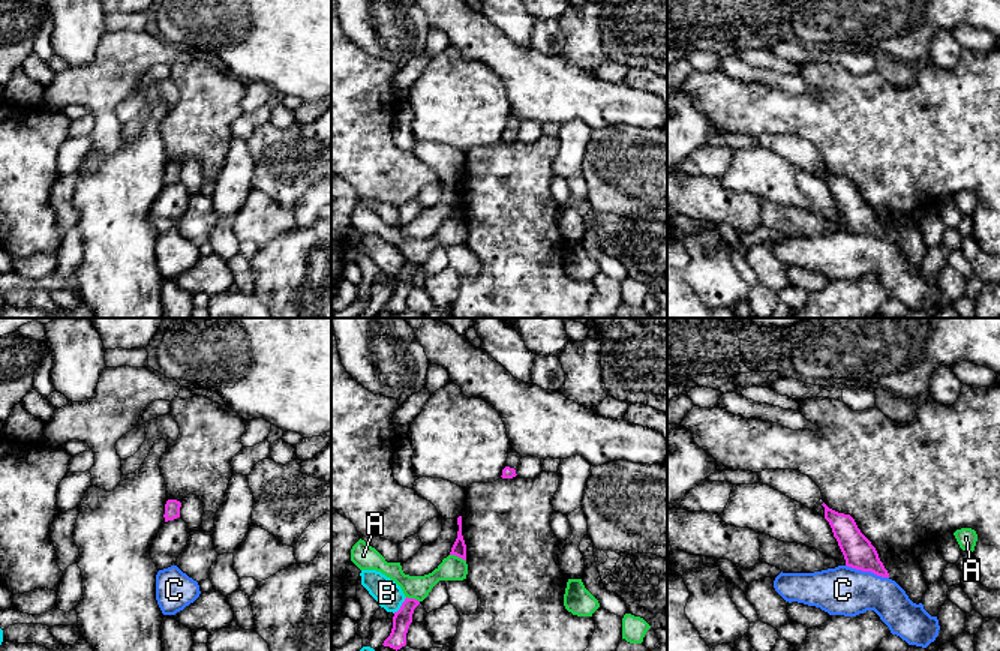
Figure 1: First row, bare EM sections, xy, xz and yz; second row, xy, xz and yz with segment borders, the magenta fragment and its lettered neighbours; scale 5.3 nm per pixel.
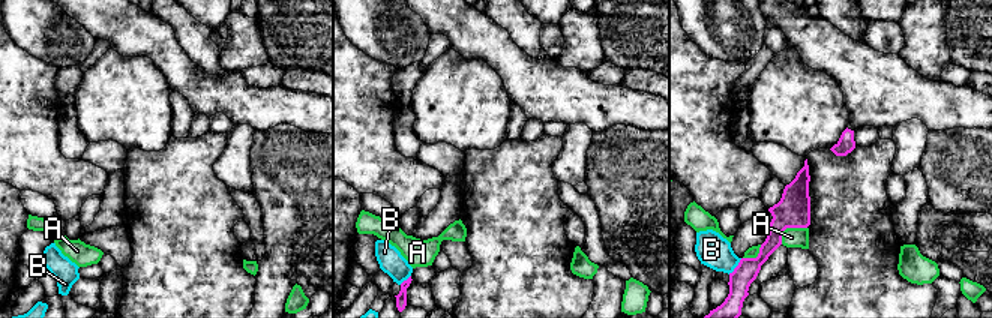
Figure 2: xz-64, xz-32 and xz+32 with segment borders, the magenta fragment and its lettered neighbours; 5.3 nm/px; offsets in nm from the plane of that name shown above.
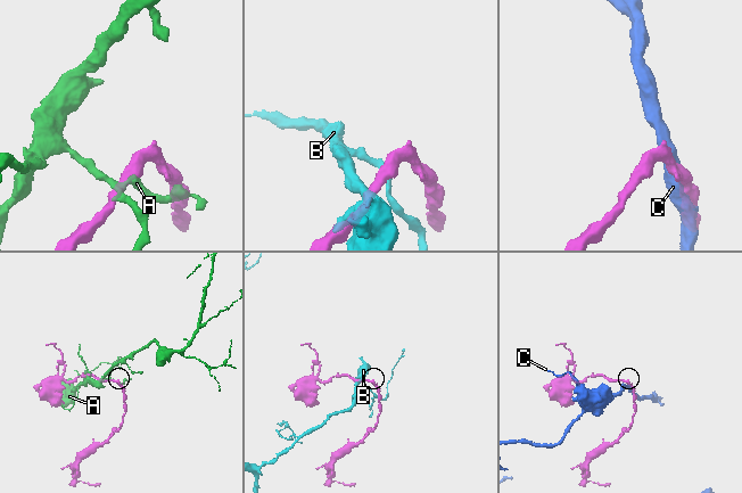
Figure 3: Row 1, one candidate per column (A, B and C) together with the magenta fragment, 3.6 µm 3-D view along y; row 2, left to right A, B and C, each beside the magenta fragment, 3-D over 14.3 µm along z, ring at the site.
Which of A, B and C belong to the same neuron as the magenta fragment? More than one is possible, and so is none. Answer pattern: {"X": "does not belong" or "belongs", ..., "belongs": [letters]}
{"A": "does not belong", "B": "does not belong", "C": "does not belong", "belongs": []}

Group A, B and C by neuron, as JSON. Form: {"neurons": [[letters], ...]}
{"neurons": [["A"], ["B"], ["C"]]}

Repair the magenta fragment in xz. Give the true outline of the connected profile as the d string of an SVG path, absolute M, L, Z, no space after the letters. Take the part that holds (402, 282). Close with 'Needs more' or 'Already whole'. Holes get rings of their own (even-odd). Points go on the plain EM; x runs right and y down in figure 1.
M405 262L400 273L394 276L393 280L393 292L390 300L384 304L384 310L390 310L393 314L400 314L406 309L406 297L409 288L412 286L414 273L420 268L415 262Z. Already whole

